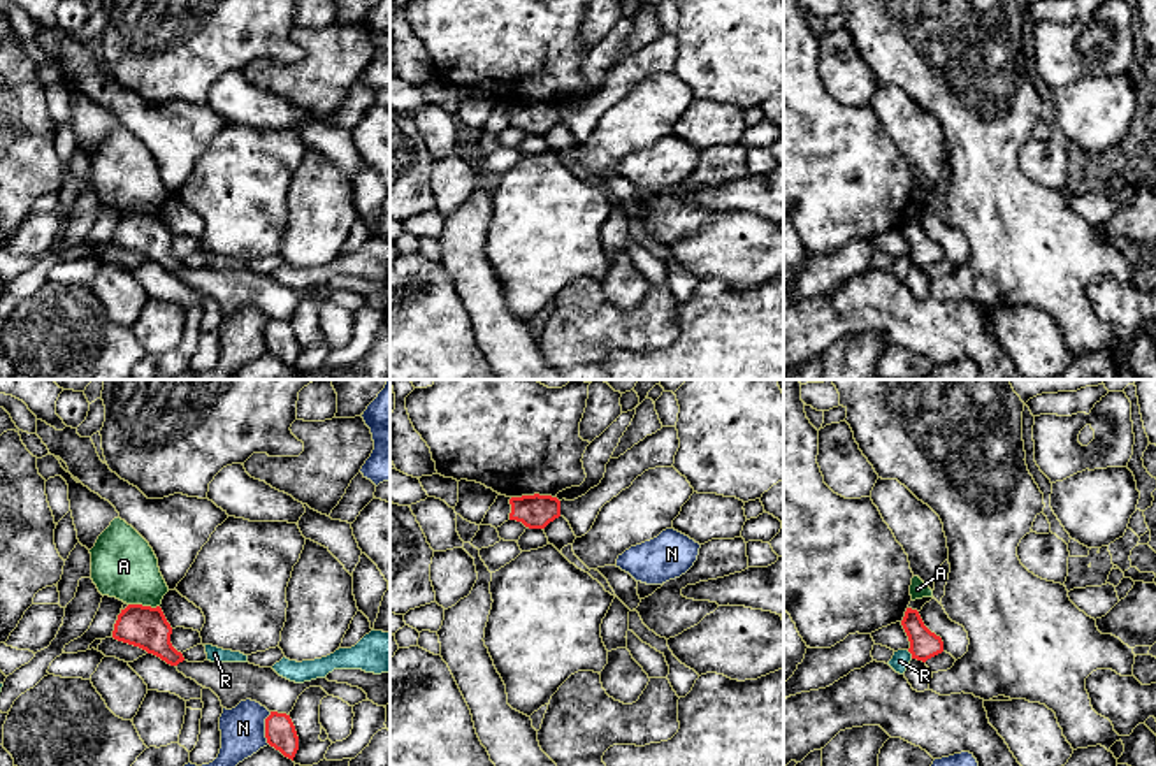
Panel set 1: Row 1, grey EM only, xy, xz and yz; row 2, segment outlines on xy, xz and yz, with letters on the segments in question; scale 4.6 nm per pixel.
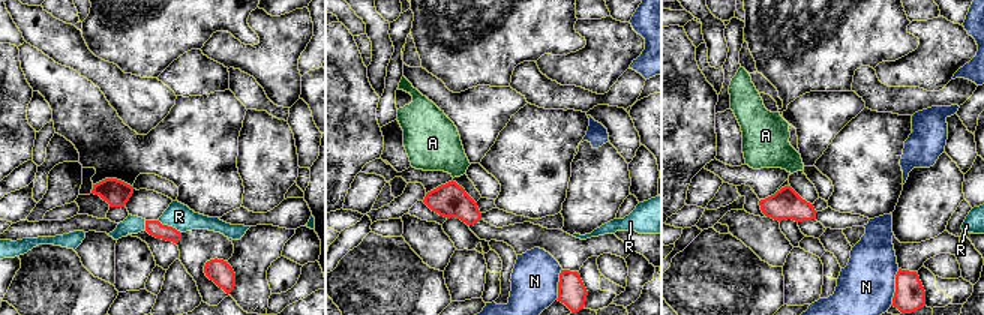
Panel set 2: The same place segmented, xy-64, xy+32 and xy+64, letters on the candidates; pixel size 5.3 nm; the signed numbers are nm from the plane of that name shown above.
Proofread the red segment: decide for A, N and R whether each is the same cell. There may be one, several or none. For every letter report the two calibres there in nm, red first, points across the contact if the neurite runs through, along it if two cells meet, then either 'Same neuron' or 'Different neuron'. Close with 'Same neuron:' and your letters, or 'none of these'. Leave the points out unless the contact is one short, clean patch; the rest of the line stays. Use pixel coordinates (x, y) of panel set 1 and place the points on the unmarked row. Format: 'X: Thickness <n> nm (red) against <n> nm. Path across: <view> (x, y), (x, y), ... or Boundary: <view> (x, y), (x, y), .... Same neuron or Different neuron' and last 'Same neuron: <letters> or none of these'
A: Thickness 190 nm (red) against 300 nm. Boundary: xy (129, 209), (158, 213). Different neuron
N: Thickness 140 nm (red) against 200 nm. Boundary: xy (271, 318), (266, 325), (267, 350). Different neuron
R: Thickness 130 nm (red) against 90 nm. Boundary: yz (907, 257), (912, 264). Different neuron
Same neuron: none of these

